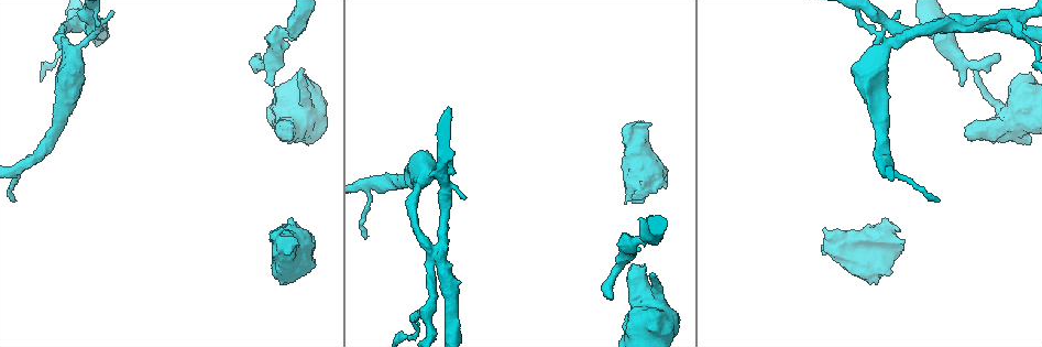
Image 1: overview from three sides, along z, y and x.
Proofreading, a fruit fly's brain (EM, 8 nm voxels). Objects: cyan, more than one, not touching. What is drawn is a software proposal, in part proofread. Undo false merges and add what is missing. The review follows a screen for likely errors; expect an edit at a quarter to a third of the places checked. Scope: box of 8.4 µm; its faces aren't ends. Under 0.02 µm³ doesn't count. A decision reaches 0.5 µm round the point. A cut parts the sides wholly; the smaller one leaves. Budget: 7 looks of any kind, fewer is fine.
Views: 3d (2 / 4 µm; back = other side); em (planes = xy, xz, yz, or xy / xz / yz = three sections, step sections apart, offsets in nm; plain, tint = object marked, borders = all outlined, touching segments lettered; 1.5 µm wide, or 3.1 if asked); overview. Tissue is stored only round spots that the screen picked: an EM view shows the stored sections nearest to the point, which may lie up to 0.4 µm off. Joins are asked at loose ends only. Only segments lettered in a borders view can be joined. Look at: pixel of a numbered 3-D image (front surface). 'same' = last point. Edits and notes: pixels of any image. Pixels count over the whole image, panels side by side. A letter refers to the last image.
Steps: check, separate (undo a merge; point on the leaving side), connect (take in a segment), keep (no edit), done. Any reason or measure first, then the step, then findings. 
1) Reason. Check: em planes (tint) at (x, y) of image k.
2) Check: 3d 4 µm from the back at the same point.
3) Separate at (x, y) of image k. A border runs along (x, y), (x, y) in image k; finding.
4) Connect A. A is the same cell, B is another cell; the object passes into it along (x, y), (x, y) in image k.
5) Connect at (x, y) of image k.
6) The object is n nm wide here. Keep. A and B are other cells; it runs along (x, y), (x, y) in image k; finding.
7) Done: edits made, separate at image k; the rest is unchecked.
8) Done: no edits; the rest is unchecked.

Thick end. Check: 3d 2 µm at (965, 137) of image 1.

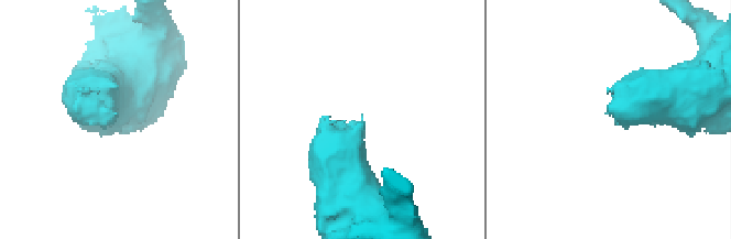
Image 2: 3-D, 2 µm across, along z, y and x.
Shape alone is not enough. Check: em planes (plain) at (362, 116) of image 2.

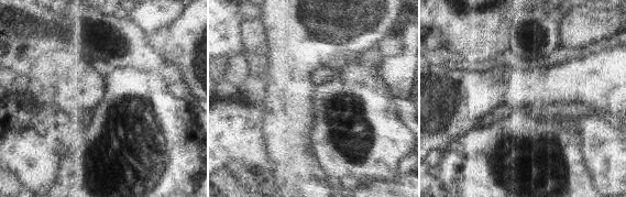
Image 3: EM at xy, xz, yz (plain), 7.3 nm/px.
Check: em planes (borders) at the same point.

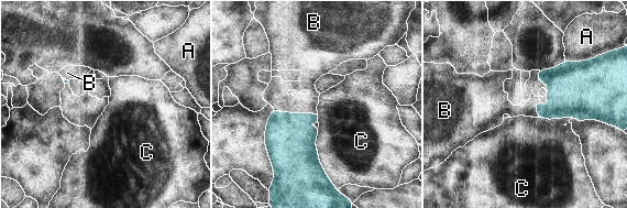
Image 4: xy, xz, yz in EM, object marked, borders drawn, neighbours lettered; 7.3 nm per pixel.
The longest contact is with C, 420 nm. Connect B. B is the same cell, A and C are other cells; the object passes into it along (292, 148), (295, 113), (275, 95) in image 4; it goes on there.

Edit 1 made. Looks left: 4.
Free end. Check: 3d 4 µm at (997, 55) of image 1.

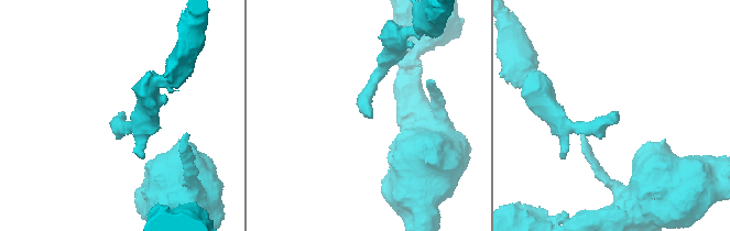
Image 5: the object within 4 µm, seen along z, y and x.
Need the tissue. Check: em xz step 4 (tint) at (615, 114) of image 5.

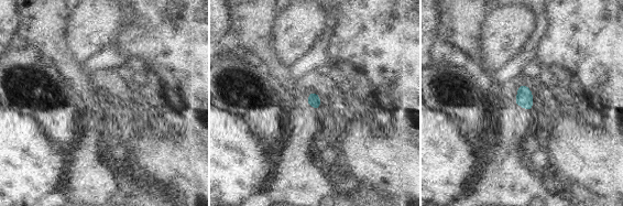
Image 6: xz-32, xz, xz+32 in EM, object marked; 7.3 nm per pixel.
Cut it another way. Check: em planes (borders) at the same point.

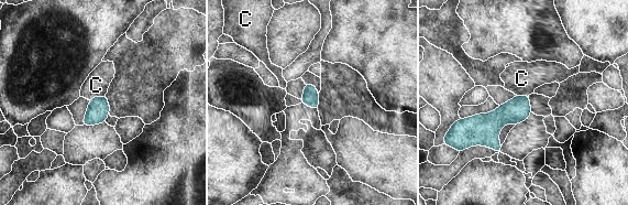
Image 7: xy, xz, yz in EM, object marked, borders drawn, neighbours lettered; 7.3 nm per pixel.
The longest contact is with C, 130 nm. Keep. C is another cell; a border runs along (105, 94), (92, 97), (89, 100) in image 7; no lettered segment goes on from it.

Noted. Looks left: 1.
Done: edits made, connect at image 4; the rest is unchecked.

